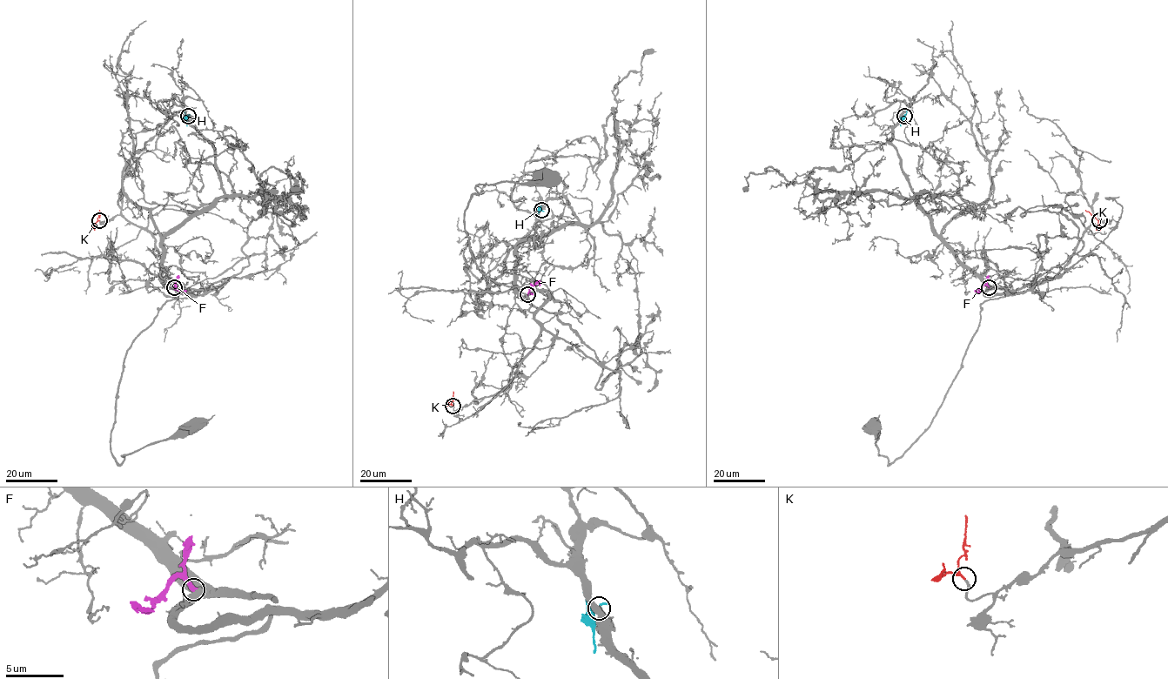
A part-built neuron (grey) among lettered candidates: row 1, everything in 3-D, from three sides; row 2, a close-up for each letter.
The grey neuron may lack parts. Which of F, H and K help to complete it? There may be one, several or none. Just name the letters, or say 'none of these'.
K

